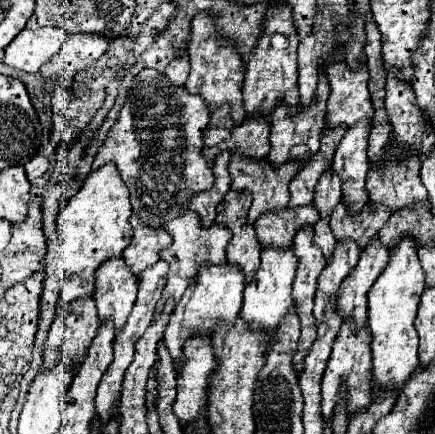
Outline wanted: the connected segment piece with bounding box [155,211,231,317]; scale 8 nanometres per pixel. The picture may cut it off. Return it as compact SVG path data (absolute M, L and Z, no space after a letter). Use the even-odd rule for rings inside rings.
M193 211L181 213L177 219L165 223L165 231L173 237L173 245L159 253L159 257L169 263L169 275L167 275L167 285L163 289L163 295L161 295L161 299L157 303L157 309L155 309L155 317L161 313L167 299L175 299L175 303L179 303L183 291L195 279L199 267L203 267L203 265L225 265L227 263L225 249L231 241L231 231L229 229L225 229L221 225L211 225L209 229L201 227L199 217Z

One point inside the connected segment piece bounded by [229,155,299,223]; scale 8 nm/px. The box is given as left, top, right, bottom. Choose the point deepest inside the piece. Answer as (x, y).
(269, 186)

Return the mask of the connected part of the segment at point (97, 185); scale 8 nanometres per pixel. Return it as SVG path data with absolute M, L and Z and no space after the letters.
M115 165L99 167L85 179L81 191L73 195L57 215L57 233L61 245L53 259L55 273L59 277L61 305L69 307L75 299L89 299L95 295L95 271L101 263L121 257L127 243L131 243L133 229L129 225L131 205L129 191Z

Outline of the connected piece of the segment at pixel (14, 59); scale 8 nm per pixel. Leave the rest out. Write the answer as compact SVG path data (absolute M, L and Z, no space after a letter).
M41 27L41 29L35 29L35 31L23 29L11 41L11 45L5 49L3 63L9 65L9 67L15 67L19 71L25 71L25 73L37 73L43 63L47 63L47 61L51 61L55 57L55 53L61 49L65 37L67 37L67 33L61 27Z

